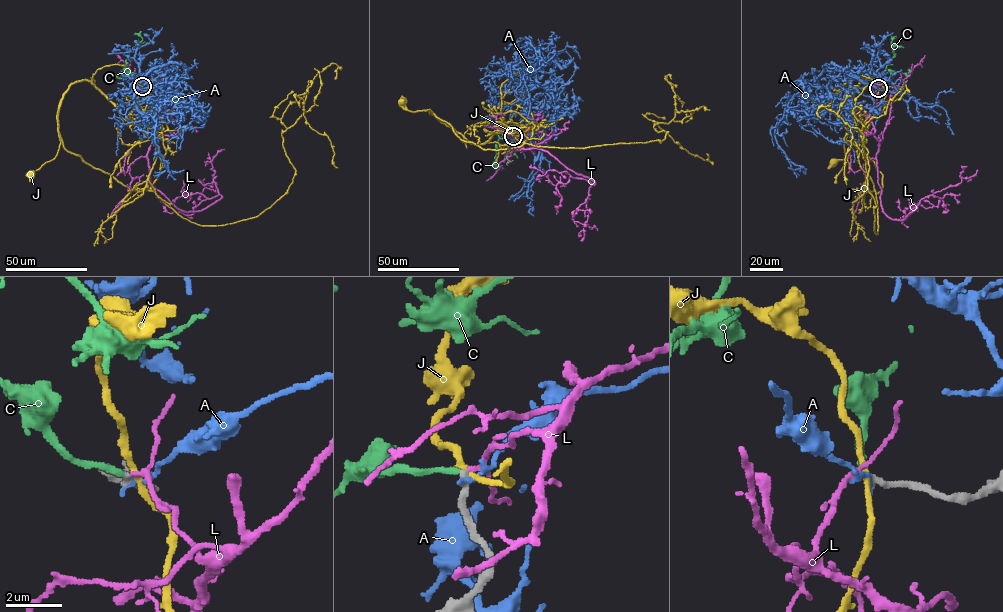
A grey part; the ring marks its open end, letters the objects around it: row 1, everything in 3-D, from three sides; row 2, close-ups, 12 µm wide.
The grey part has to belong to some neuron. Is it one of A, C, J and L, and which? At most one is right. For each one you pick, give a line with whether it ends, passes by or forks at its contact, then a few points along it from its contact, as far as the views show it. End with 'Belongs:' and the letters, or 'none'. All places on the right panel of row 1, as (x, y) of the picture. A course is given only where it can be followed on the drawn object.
C: it ends there; it runs (878, 88), (881, 73), (894, 56), (891, 41), (896, 37)
Belongs: C

